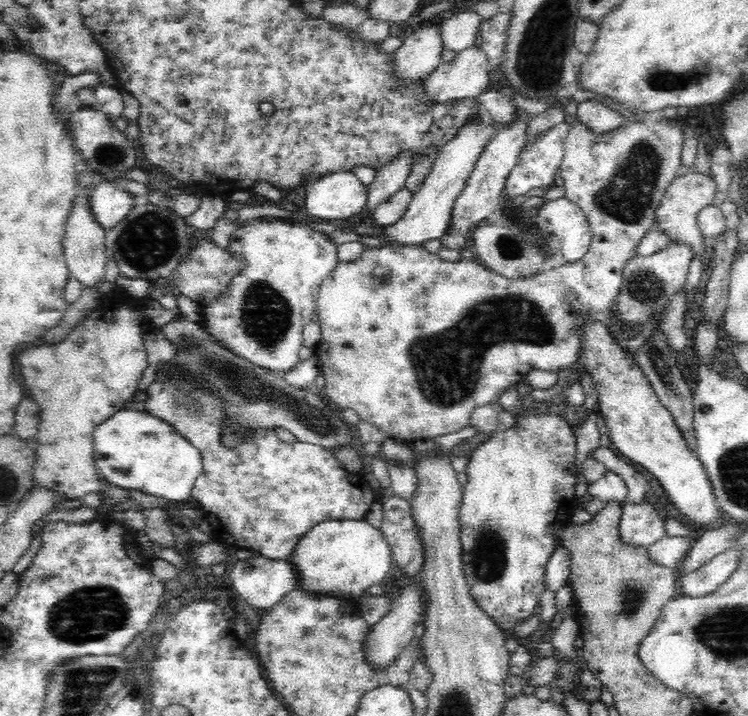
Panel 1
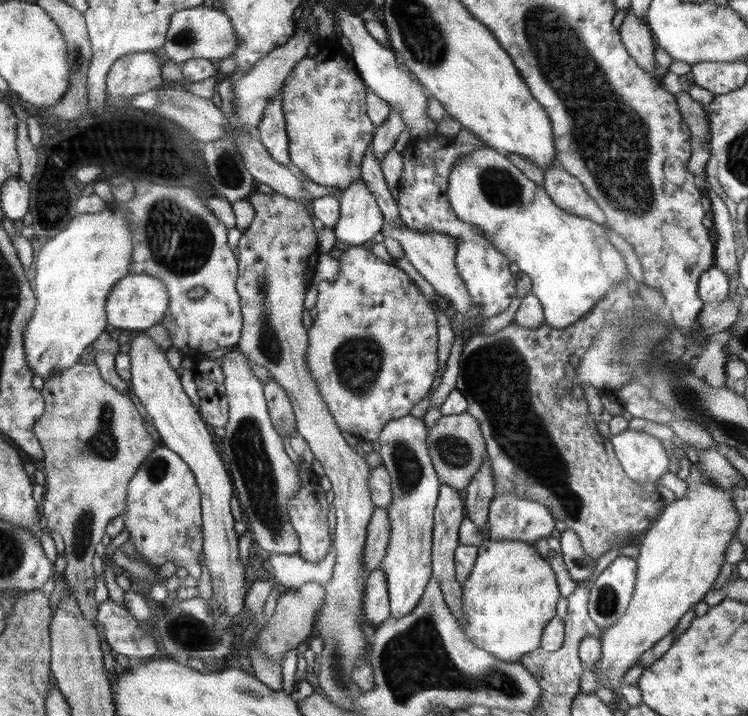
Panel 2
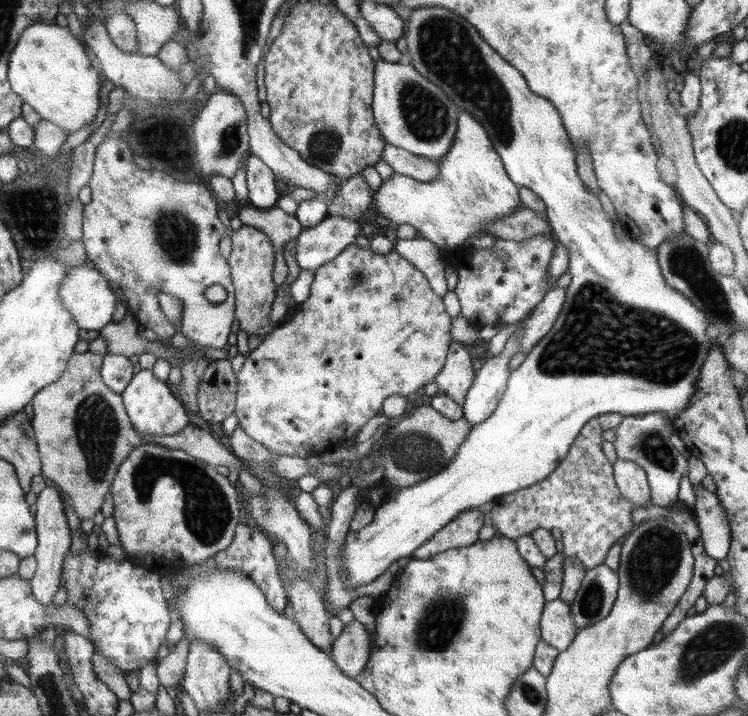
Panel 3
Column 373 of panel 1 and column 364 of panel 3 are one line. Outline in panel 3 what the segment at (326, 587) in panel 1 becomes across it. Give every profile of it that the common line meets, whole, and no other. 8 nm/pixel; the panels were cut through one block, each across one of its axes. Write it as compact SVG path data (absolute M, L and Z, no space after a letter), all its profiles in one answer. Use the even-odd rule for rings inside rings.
M424 6L424 8L414 8L411 10L410 19L405 22L405 26L404 38L406 39L408 49L406 54L410 58L410 64L416 71L420 71L420 74L424 75L424 78L427 78L430 82L444 90L448 98L456 104L459 110L468 111L474 119L478 120L484 126L486 133L490 136L490 142L492 142L494 150L500 155L506 174L508 174L510 180L518 187L524 186L524 188L532 190L544 202L546 218L548 218L550 228L552 228L551 232L553 236L556 236L557 242L568 250L568 273L571 276L571 281L566 288L564 305L562 305L554 327L527 354L526 360L516 370L512 370L509 373L508 384L505 387L502 399L498 402L499 406L496 406L496 409L484 421L478 423L478 425L471 425L466 439L458 446L458 453L454 455L452 461L441 472L438 472L438 474L434 474L432 477L421 480L409 487L399 488L398 493L390 501L382 502L375 509L373 520L367 526L357 531L348 531L344 541L344 551L342 551L342 566L344 566L346 574L348 574L348 582L350 582L352 588L358 588L358 586L364 586L365 584L374 582L378 576L387 571L387 568L392 562L396 562L401 557L411 557L420 545L428 541L438 530L443 529L448 522L452 521L462 511L482 506L486 502L498 500L499 497L505 494L516 492L517 490L543 481L558 467L560 462L564 461L574 439L591 418L598 417L602 413L666 413L671 416L688 409L693 395L697 392L696 382L698 382L698 376L701 374L702 366L711 350L711 338L714 333L704 311L700 310L700 307L694 306L684 294L666 283L666 279L664 279L664 275L662 275L657 261L657 250L644 245L644 243L640 243L640 241L636 241L634 237L628 234L624 235L624 237L618 237L616 235L614 221L604 211L602 204L598 200L598 195L588 191L584 182L580 180L574 145L569 140L569 135L566 128L564 128L562 117L558 110L556 110L554 104L552 104L552 101L548 100L548 98L542 98L534 91L531 91L524 76L514 66L508 64L480 36L479 31L474 28L474 25L464 20L462 16L458 16L456 13L452 14L450 10L444 10L440 6Z

